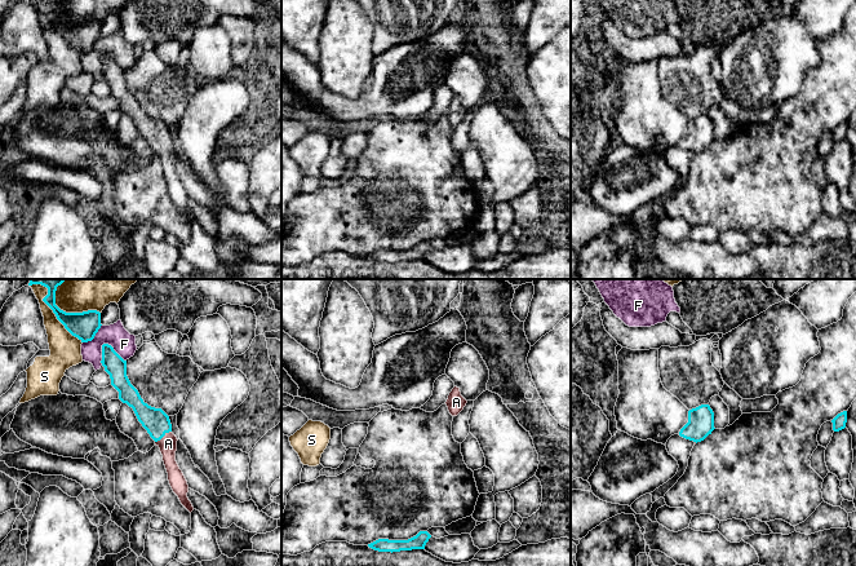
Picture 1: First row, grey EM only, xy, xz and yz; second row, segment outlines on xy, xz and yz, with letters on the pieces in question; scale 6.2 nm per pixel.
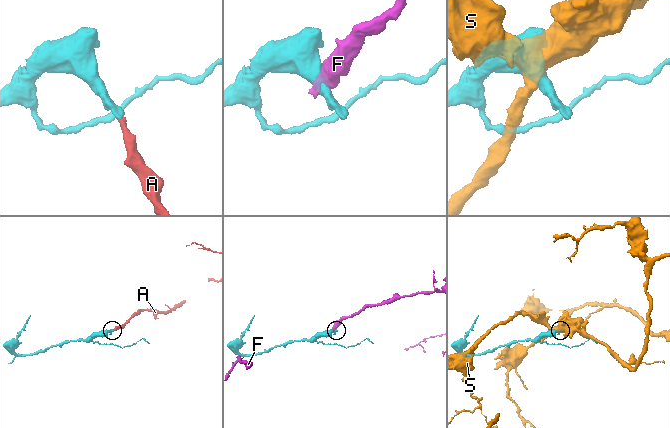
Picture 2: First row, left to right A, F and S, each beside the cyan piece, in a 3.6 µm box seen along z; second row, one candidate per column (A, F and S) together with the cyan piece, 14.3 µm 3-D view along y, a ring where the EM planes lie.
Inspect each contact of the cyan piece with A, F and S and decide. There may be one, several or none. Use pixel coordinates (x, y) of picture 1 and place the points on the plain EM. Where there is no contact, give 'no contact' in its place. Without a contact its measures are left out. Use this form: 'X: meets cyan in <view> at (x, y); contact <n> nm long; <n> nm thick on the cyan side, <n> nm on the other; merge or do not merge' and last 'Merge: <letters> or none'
A: meets cyan in xy at (163, 146); contact 130 nm long; 160 nm thick on the cyan side, 110 nm on the other; merge
F: meets cyan in xy at (112, 60); contact 190 nm long; 140 nm thick on the cyan side, 140 nm on the other; do not merge
S: meets cyan in xy at (71, 23); contact 320 nm long; 170 nm thick on the cyan side, 140 nm on the other; do not merge
Merge: A

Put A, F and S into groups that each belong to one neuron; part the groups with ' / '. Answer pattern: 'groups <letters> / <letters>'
groups A / F / S

